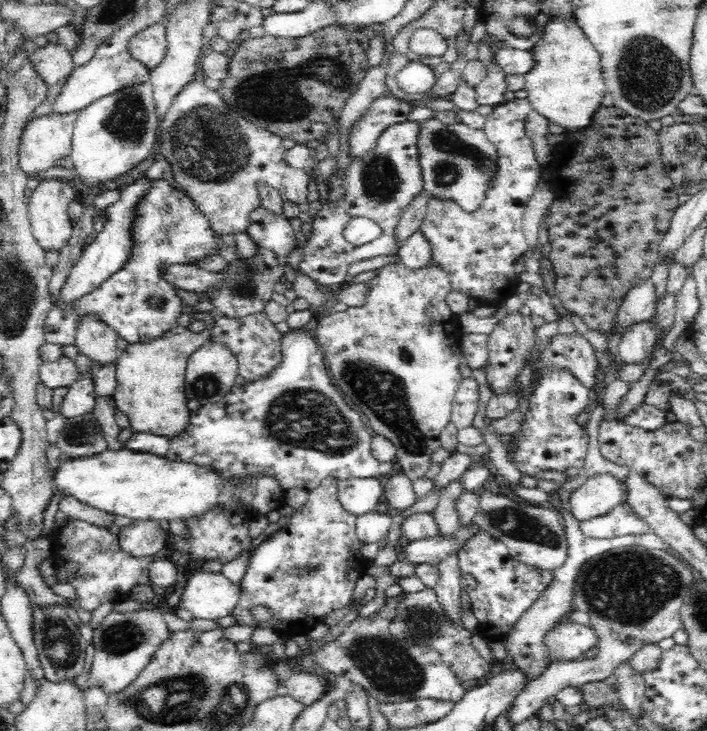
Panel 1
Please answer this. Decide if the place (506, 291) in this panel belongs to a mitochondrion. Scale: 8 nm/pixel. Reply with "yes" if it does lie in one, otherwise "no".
no

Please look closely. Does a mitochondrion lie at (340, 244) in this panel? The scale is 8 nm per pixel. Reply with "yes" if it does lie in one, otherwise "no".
no

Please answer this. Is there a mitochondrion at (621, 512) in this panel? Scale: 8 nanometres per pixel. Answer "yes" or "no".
no

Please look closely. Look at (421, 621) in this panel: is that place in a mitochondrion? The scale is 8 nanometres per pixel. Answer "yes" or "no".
yes

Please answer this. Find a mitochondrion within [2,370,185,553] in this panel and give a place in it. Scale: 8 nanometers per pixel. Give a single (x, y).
(79, 433)

